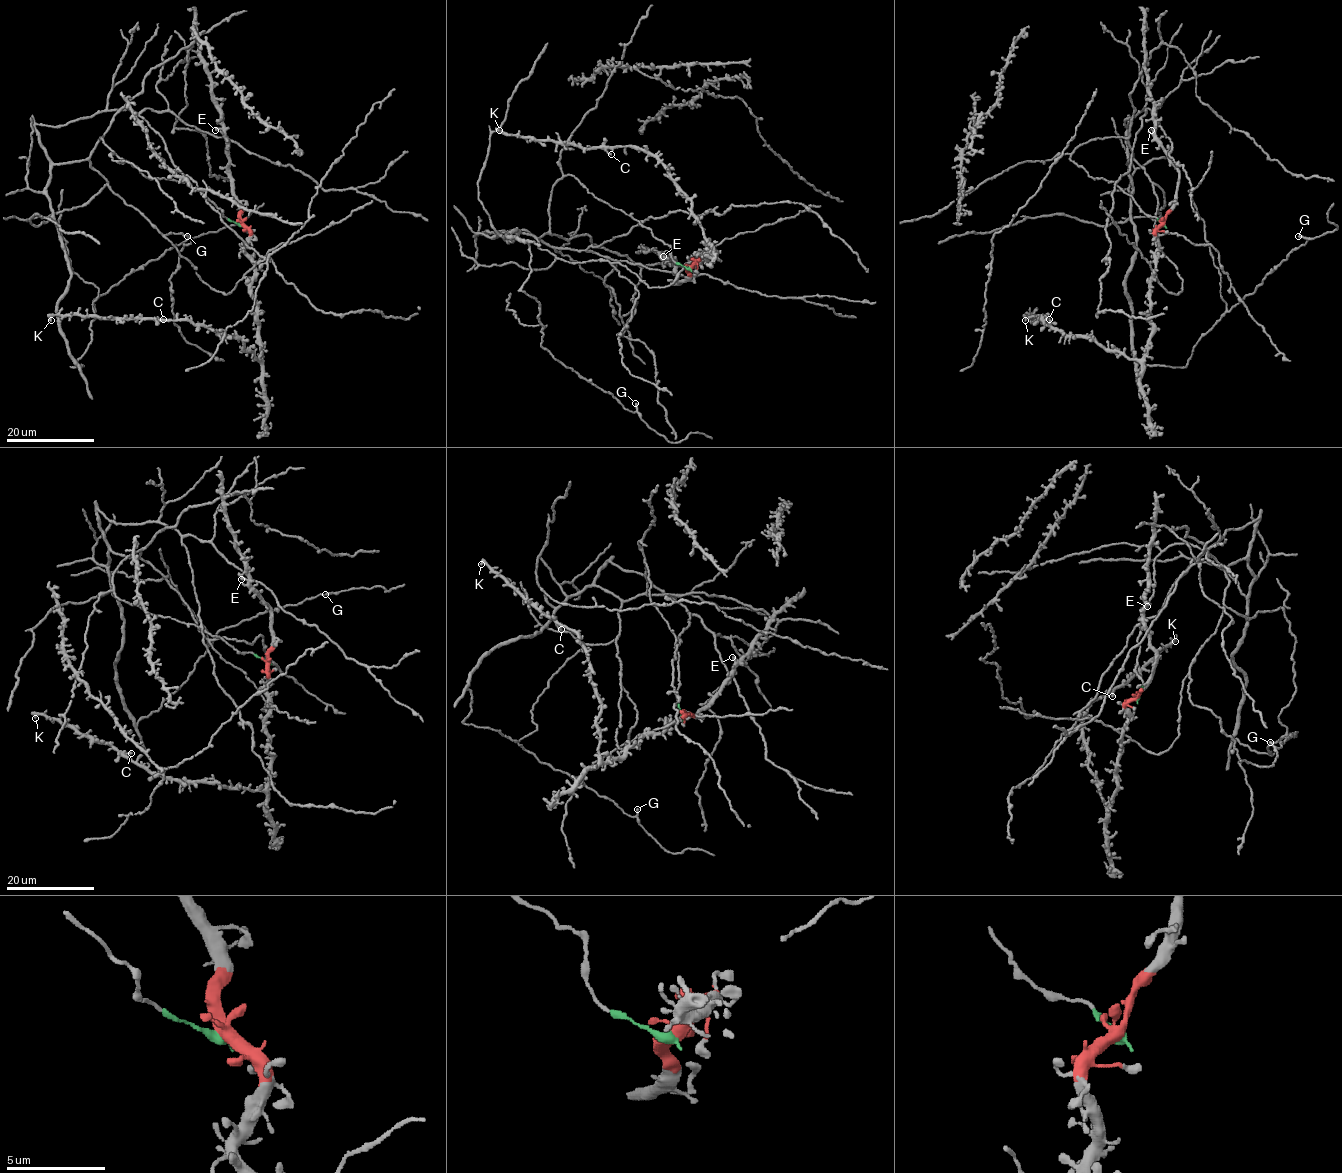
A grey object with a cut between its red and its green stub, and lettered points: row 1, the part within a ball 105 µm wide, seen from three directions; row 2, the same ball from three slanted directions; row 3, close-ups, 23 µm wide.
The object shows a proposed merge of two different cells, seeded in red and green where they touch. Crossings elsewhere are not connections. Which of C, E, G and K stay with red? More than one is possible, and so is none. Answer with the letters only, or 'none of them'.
C, E, K

